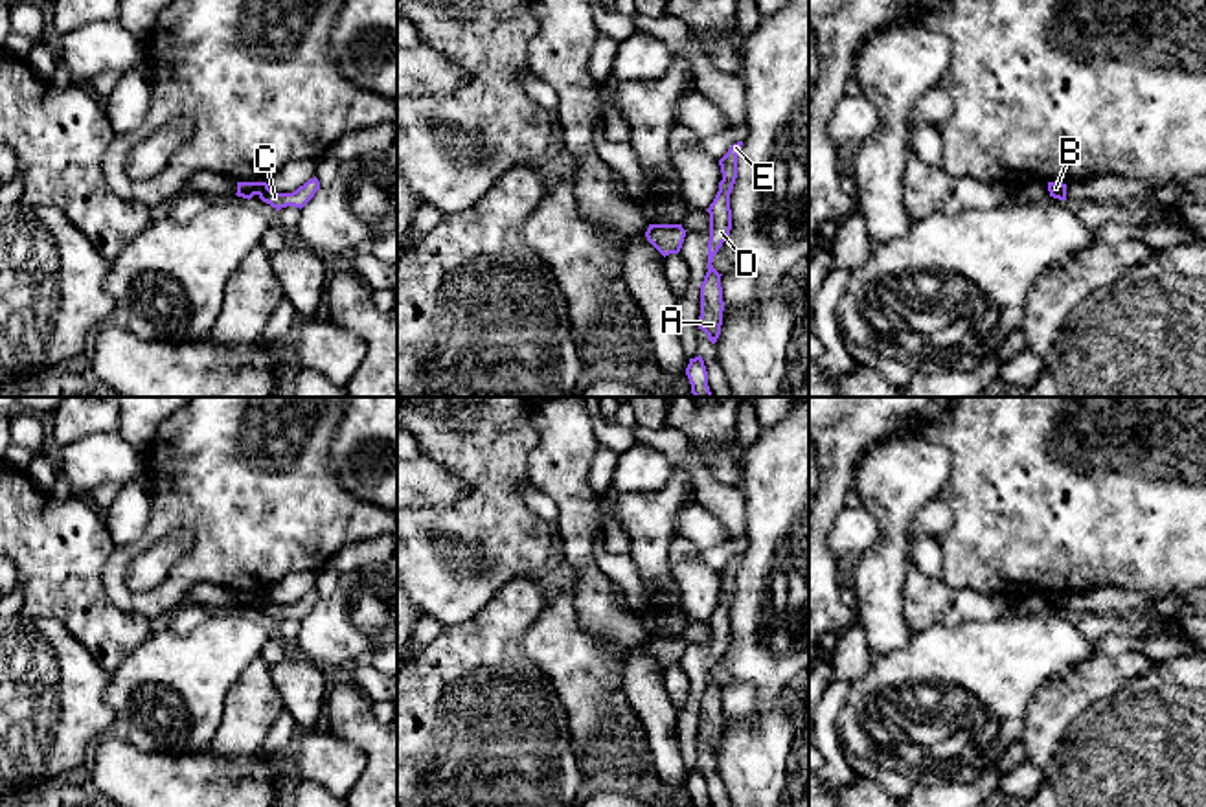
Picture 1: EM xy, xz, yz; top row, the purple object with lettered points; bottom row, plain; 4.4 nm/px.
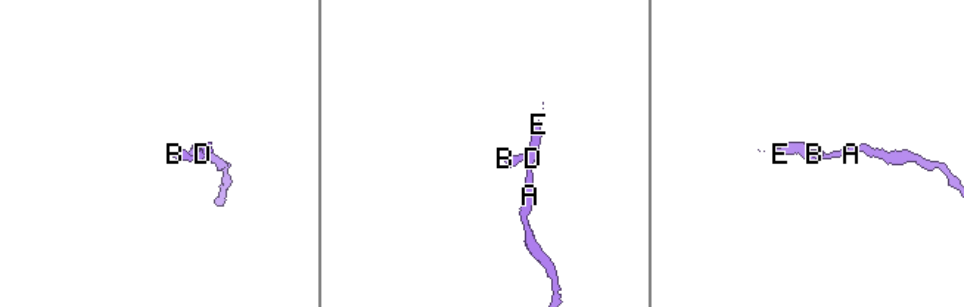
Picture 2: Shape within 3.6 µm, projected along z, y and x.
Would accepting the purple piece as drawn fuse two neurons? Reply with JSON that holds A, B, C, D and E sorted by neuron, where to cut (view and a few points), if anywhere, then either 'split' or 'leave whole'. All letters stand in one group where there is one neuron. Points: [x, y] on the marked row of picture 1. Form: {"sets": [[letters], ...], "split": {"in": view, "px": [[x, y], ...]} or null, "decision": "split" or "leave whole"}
{"sets": [["A", "B", "C", "D", "E"]], "split": null, "decision": "leave whole"}

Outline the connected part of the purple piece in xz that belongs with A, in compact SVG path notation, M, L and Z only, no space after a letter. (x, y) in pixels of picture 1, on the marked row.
M743 142L734 143L719 160L722 180L719 182L719 191L713 202L706 210L710 213L708 272L700 285L700 316L697 325L708 335L711 344L715 344L721 335L724 311L721 287L722 274L719 274L711 263L732 230L730 193L737 178L737 154L741 145Z

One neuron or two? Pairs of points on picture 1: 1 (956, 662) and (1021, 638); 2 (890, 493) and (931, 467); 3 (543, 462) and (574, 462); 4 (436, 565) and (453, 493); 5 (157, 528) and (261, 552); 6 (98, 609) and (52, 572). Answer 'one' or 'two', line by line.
1: one
2: one
3: one
4: two
5: one
6: one

